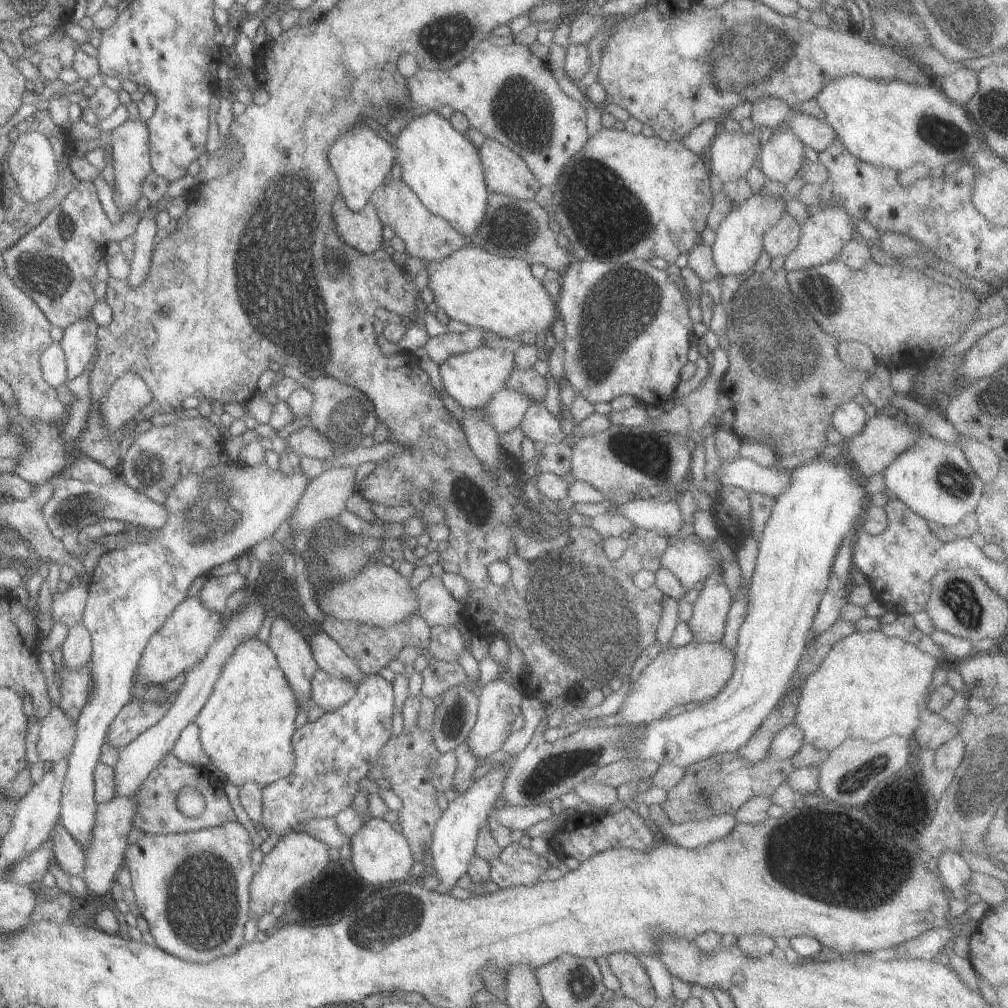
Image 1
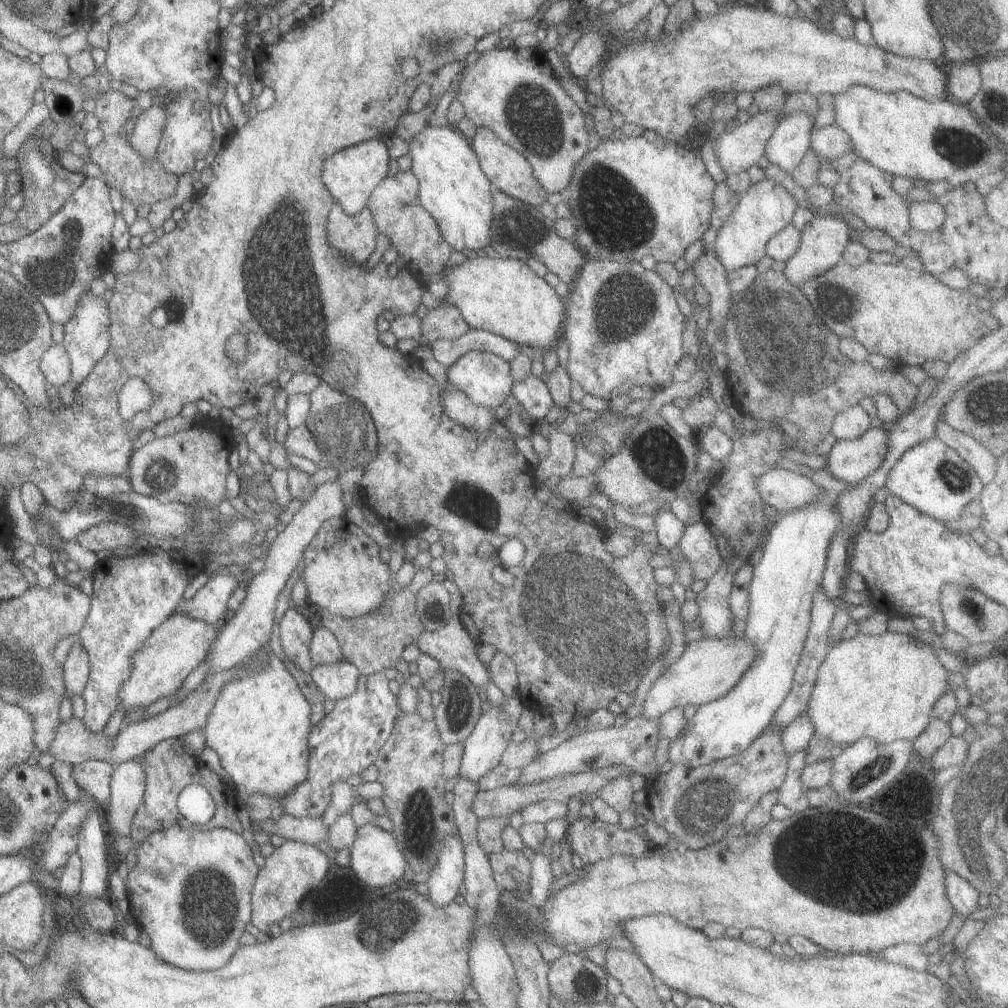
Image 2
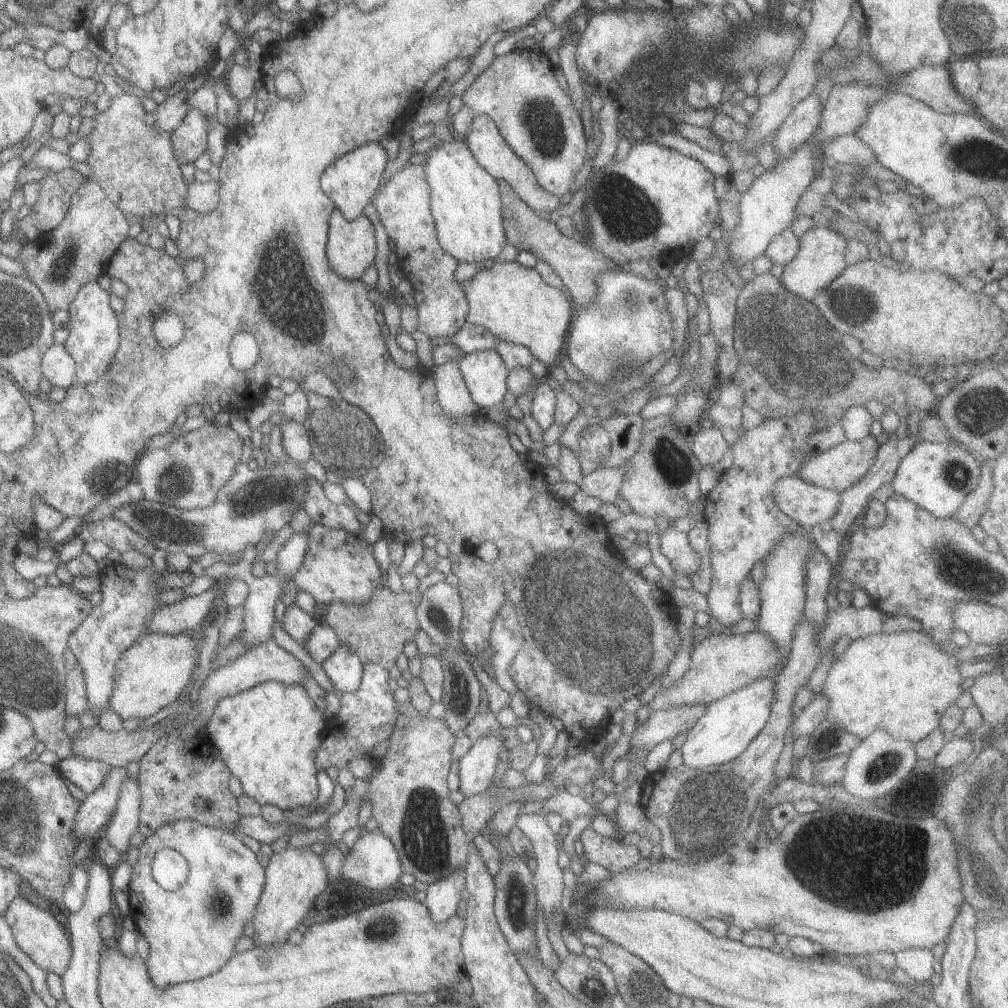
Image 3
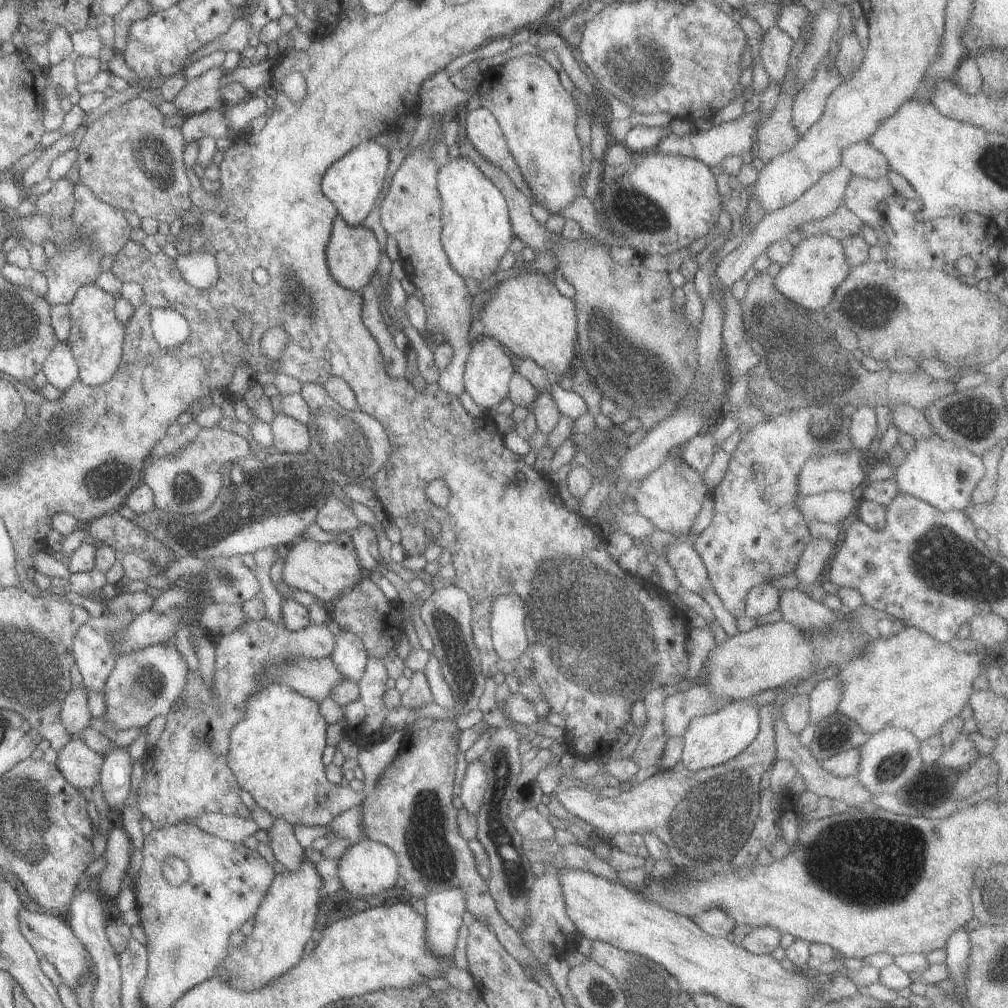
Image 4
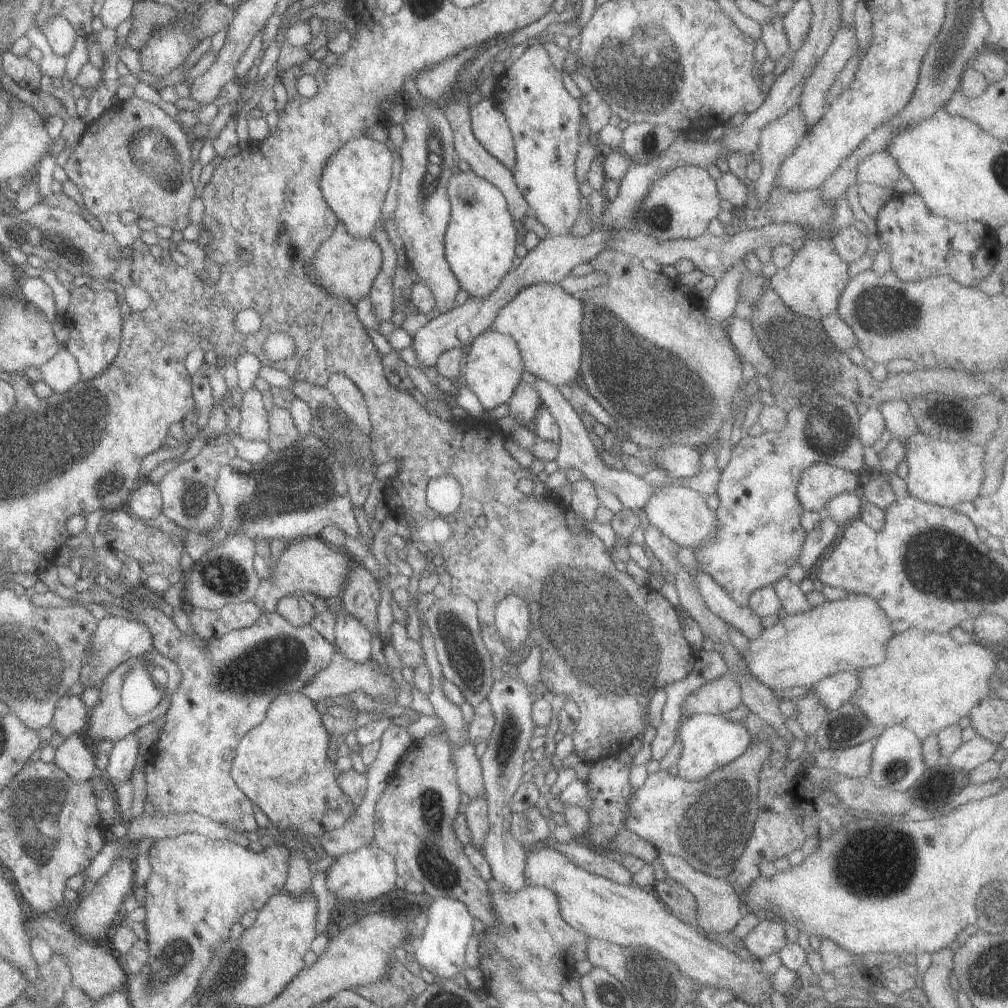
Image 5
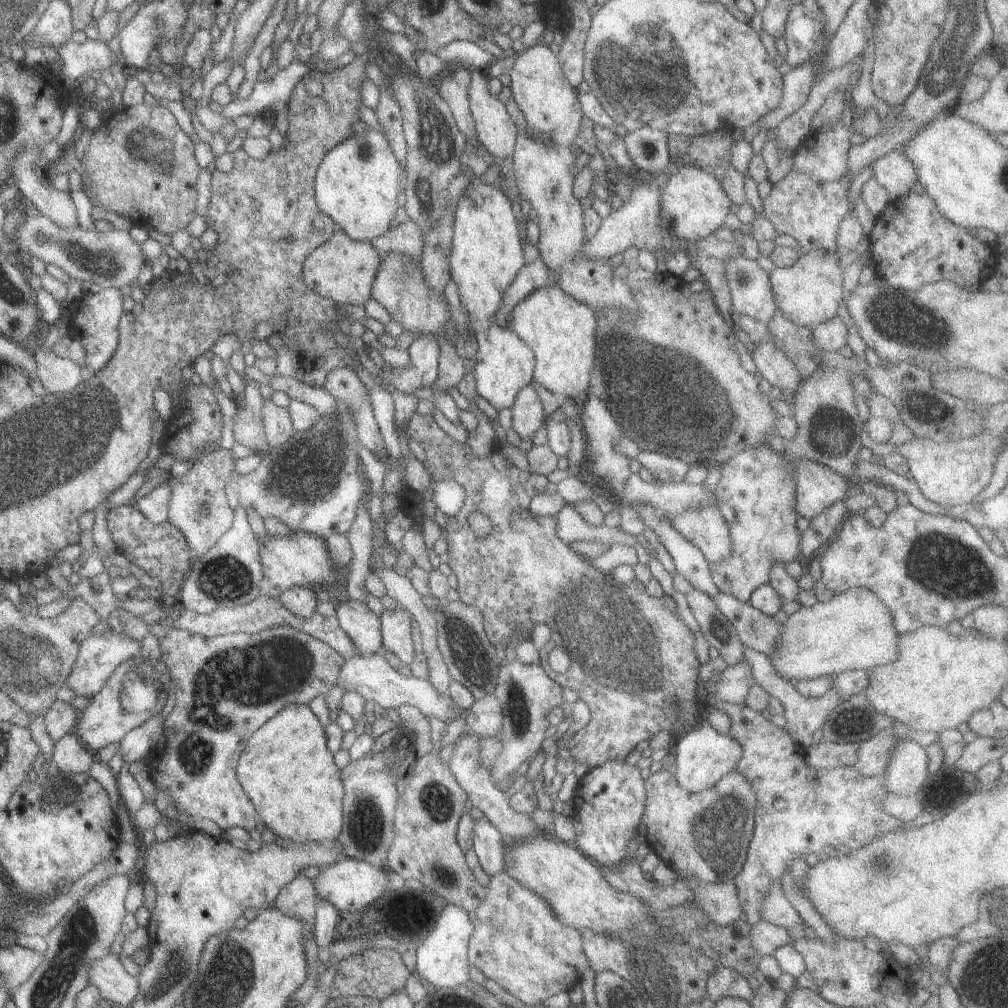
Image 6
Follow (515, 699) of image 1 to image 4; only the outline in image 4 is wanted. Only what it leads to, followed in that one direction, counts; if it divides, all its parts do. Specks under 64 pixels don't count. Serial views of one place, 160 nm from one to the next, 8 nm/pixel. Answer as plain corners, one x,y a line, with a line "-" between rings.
479,759
467,763
461,788
459,788
459,800
462,807
471,814
477,814
481,806
486,789
486,774

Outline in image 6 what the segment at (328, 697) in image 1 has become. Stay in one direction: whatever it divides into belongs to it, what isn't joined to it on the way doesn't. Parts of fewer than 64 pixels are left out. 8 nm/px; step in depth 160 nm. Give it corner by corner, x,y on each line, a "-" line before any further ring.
348,599
338,603
336,619
353,644
353,653
372,655
382,646
380,618
363,601

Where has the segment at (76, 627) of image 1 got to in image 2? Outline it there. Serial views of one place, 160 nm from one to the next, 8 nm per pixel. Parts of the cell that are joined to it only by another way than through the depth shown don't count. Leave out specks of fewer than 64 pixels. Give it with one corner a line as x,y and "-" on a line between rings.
74,641
70,647
67,657
62,663
65,698
76,694
80,696
88,675
88,658
83,647
77,641

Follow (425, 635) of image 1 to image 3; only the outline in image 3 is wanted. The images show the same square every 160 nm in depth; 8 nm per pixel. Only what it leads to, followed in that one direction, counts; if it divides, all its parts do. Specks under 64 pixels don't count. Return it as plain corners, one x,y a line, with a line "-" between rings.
431,570
428,575
419,579
418,587
413,592
392,592
382,585
371,593
371,596
361,604
348,605
347,603
332,602
327,606
325,614
319,619
321,624
330,626
341,643
346,644
363,664
373,663
389,670
402,652
407,641
419,630
415,618
415,609
421,593
432,584
441,582
445,575
438,570

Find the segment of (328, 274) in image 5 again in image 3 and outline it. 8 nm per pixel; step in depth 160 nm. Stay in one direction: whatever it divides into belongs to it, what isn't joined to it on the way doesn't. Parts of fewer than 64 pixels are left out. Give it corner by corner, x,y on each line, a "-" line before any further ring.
333,209
328,218
328,235
325,254
331,270
341,278
359,279
363,270
373,262
375,256
375,239
373,226
366,216
359,215
348,221
337,209

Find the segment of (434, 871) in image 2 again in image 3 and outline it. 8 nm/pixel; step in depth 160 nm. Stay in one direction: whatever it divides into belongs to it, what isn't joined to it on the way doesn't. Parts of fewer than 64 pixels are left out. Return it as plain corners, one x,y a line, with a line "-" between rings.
459,869
428,884
422,903
434,923
446,921
457,914
457,903
461,899
459,894
463,888
464,874

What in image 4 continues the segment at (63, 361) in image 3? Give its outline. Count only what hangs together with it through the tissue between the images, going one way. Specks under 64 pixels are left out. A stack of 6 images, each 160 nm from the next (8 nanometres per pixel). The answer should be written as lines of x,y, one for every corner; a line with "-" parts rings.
56,341
55,346
47,353
40,369
45,375
46,382
62,391
71,382
76,381
77,368
68,344
64,341

